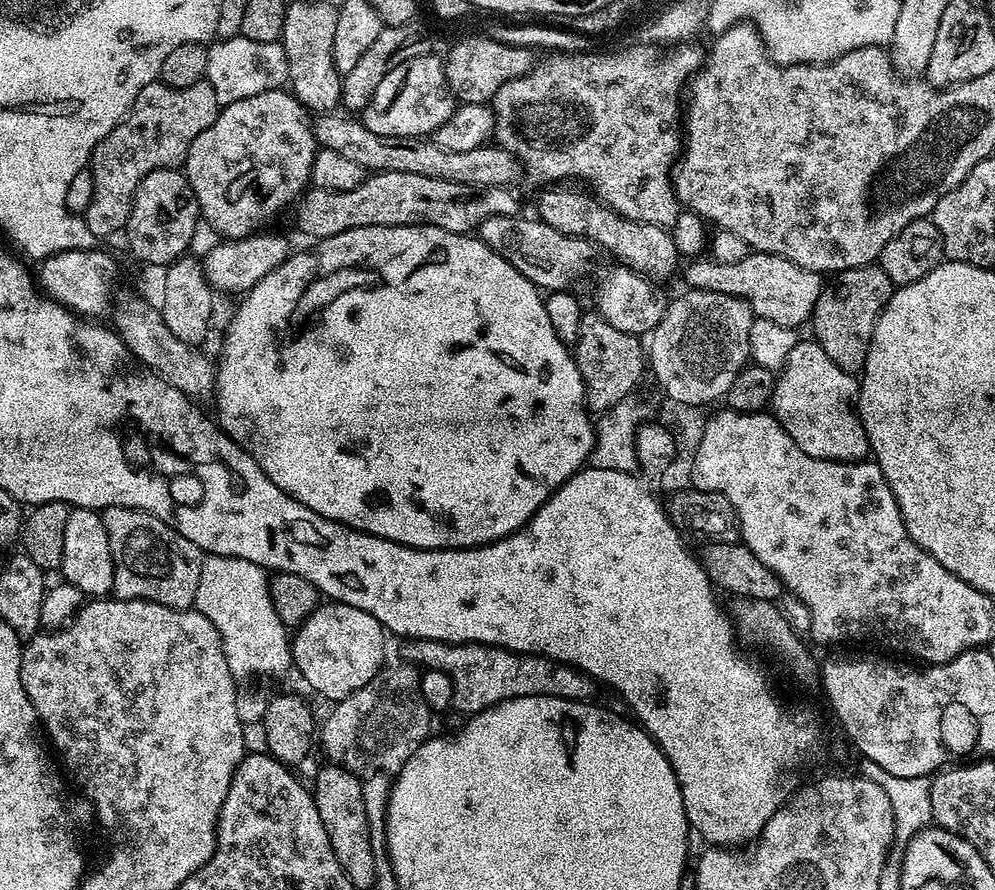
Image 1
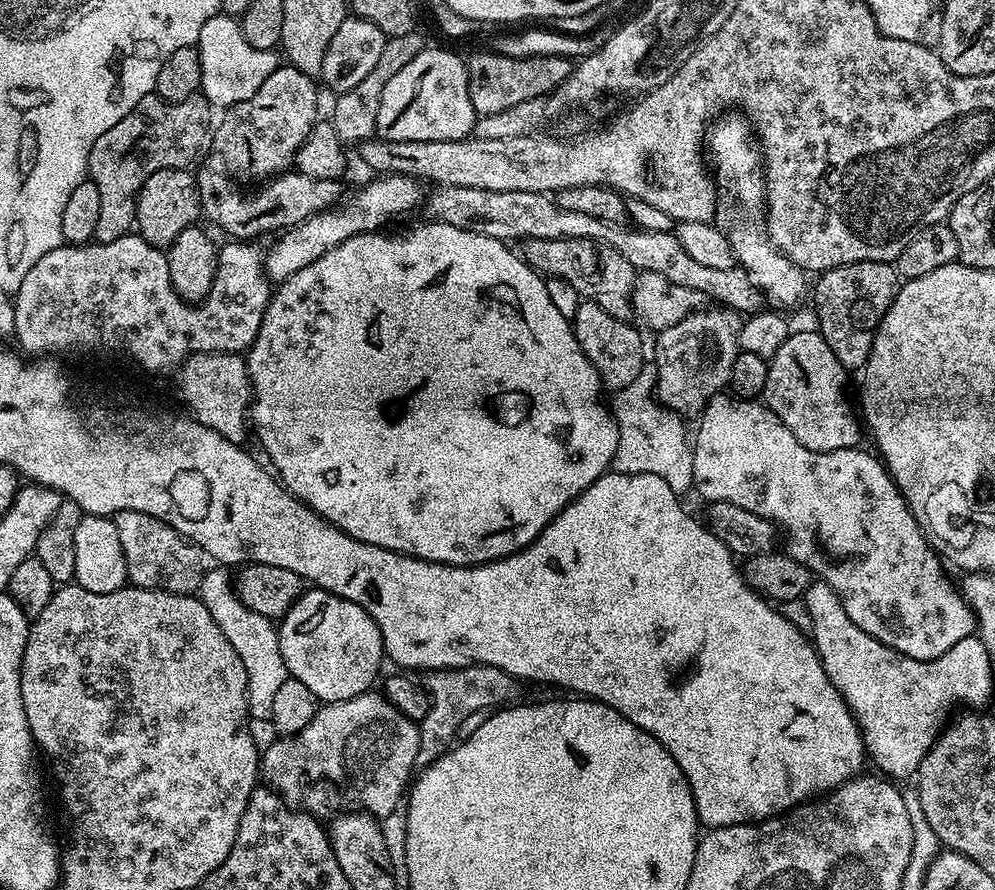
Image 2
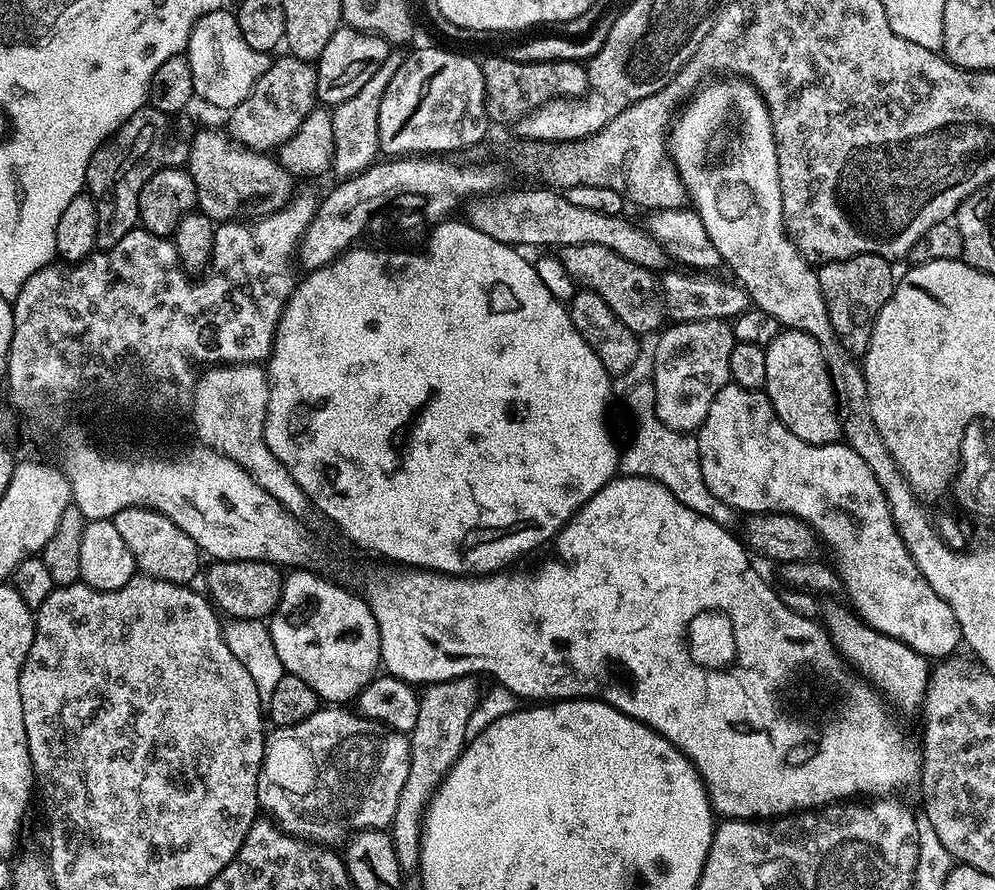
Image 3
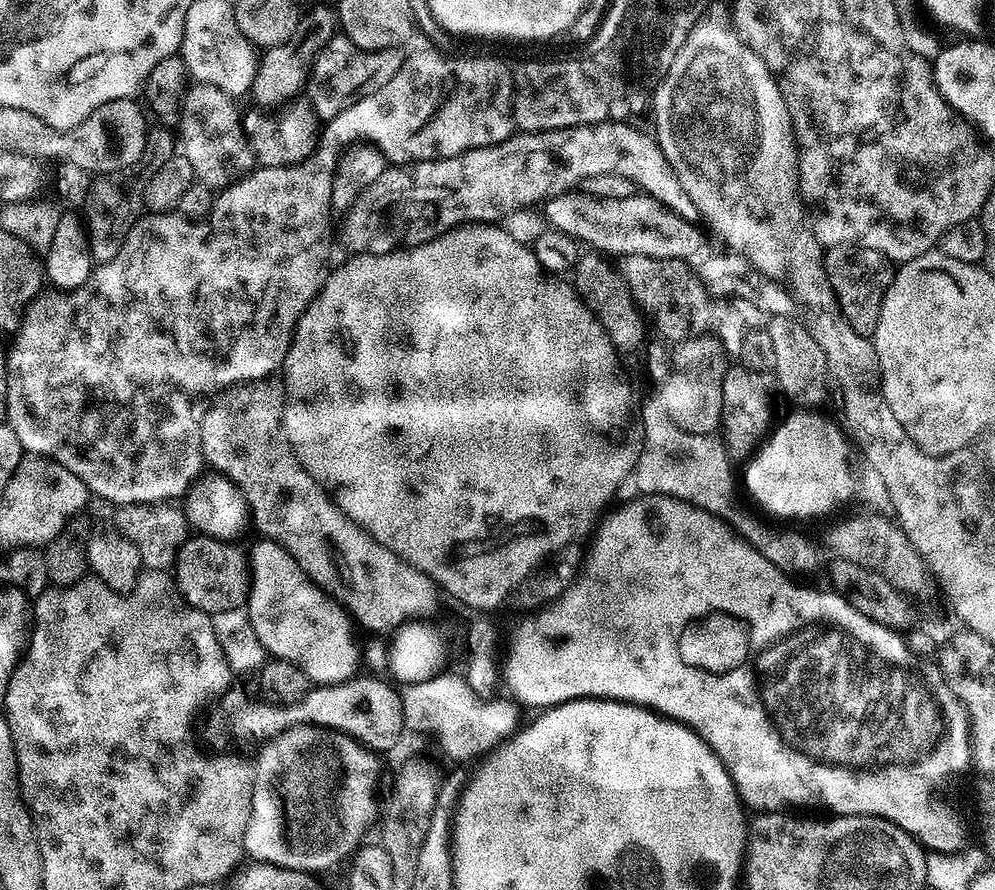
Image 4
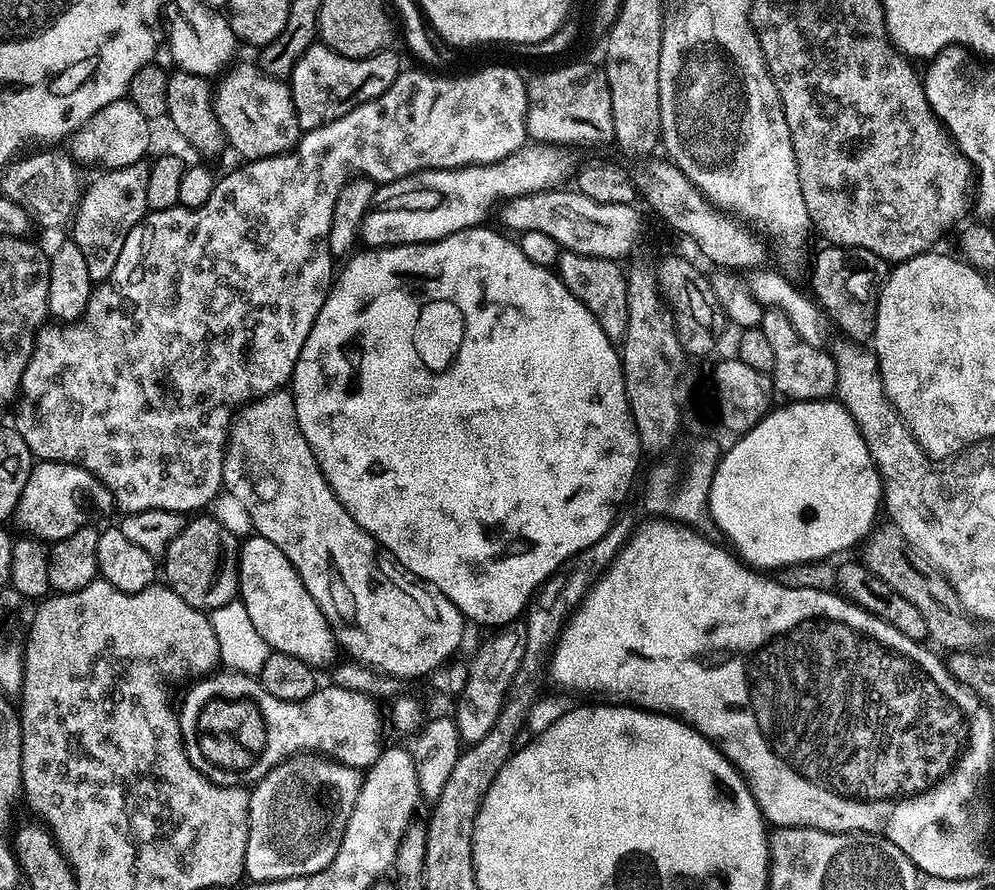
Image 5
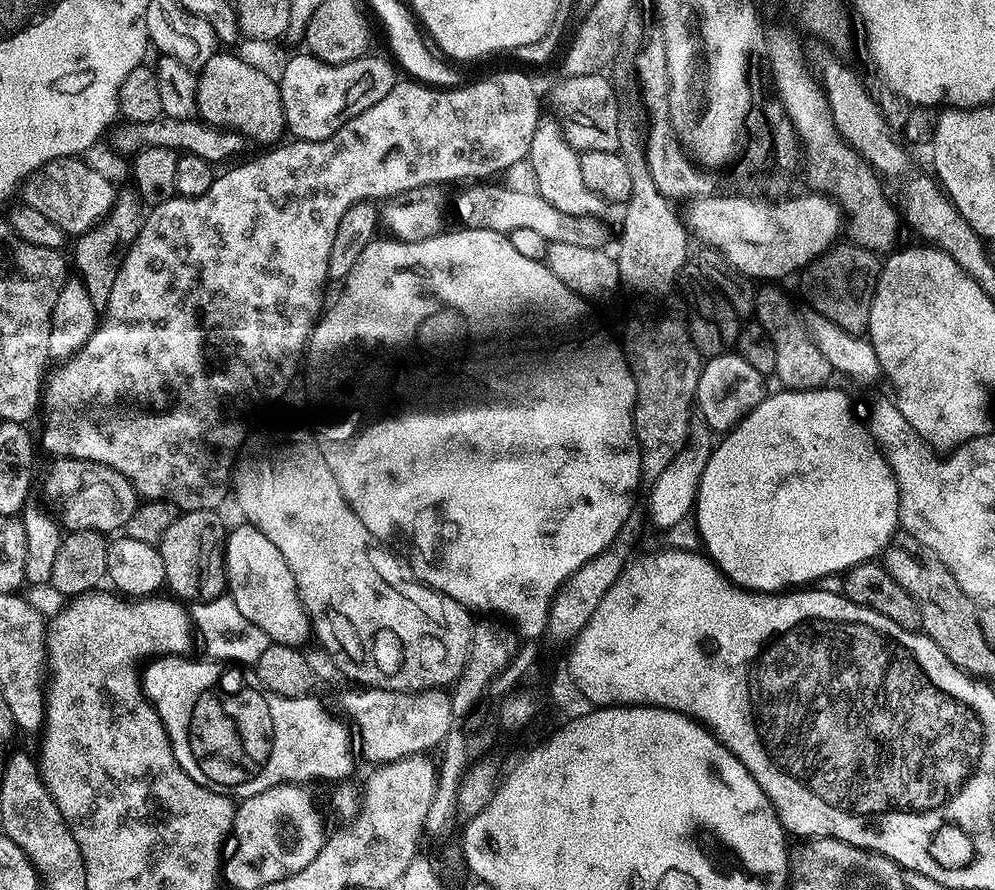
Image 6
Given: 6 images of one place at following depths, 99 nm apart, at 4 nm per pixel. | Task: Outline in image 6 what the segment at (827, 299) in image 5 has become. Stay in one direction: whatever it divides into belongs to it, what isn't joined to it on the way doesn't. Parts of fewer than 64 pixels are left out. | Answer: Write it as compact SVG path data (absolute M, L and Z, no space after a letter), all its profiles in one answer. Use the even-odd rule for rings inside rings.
M840 242L803 269L799 277L800 288L804 291L812 312L830 318L830 322L842 326L842 330L859 336L868 331L872 295L880 277L881 267L882 260L877 253L868 248L859 248L851 242Z

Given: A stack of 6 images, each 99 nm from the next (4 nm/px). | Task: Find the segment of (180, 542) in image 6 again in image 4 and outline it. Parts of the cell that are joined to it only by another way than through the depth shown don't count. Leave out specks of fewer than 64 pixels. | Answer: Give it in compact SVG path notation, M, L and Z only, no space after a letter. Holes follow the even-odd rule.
M203 534L189 535L180 548L174 565L174 579L186 603L203 612L238 610L248 602L250 589L250 560L239 548L239 543L216 540L213 536Z

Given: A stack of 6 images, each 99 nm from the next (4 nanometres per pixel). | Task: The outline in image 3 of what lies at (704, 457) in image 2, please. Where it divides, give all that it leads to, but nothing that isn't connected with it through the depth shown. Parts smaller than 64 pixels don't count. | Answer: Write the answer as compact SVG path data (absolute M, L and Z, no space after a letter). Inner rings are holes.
M731 382L726 386L722 386L722 390L718 390L714 402L710 402L710 410L706 414L704 424L695 433L695 438L698 442L702 478L710 490L710 494L714 494L714 498L726 502L737 513L788 512L791 516L796 516L798 519L807 522L812 528L815 528L819 539L821 541L826 540L832 546L832 552L836 555L837 562L840 563L840 566L838 565L838 573L843 580L843 591L846 593L846 596L852 599L855 605L852 605L855 613L863 623L870 625L874 630L886 634L890 638L894 638L898 642L902 642L906 646L910 646L922 658L933 658L932 656L936 656L935 658L947 658L959 649L956 647L961 647L962 637L960 635L958 622L954 618L954 610L950 610L948 603L942 598L938 598L938 594L934 594L930 582L926 582L926 578L918 570L918 566L914 562L911 554L906 550L906 546L902 542L892 522L890 508L886 502L886 498L882 494L882 488L878 486L878 480L874 478L874 474L870 468L866 466L866 462L862 462L862 458L858 458L858 454L854 454L854 450L849 444L843 442L837 442L835 444L811 444L810 442L802 442L802 438L790 434L790 430L787 426L780 421L767 392L758 388L743 388Z

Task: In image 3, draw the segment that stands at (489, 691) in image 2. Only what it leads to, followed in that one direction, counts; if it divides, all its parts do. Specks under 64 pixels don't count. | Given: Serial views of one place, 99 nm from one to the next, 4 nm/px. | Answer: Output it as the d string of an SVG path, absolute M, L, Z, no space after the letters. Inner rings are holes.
M457 676L454 680L443 680L441 684L429 684L423 689L418 706L418 722L408 741L408 773L406 786L398 798L398 810L390 825L394 852L398 857L401 873L417 871L420 865L420 837L424 835L424 817L432 795L438 790L456 759L464 751L467 739L467 720L476 707L477 681L470 676Z

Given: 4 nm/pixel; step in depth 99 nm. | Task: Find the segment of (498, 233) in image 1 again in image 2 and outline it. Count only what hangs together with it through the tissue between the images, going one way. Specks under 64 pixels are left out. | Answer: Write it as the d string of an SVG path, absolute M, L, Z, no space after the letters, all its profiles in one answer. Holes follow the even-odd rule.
M534 238L523 241L522 248L524 261L541 276L570 282L581 298L593 300L614 318L633 319L633 288L638 273L609 244L590 238Z

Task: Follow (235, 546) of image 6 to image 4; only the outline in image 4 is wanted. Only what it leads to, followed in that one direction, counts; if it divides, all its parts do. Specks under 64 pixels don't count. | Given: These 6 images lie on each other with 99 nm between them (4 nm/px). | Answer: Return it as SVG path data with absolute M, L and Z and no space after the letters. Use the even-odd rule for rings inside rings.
M267 538L257 541L252 552L250 548L250 589L246 609L250 625L265 653L298 666L316 686L341 684L353 679L360 664L360 648L356 645L357 629L352 617L305 574L281 544Z

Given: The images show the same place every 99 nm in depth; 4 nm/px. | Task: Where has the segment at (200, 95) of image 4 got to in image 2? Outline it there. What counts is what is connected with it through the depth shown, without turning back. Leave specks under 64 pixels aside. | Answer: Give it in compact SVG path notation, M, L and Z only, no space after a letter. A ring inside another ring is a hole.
M219 167L204 168L195 173L196 185L200 191L200 210L209 216L228 238L245 242L260 238L266 232L280 234L298 226L306 218L334 208L345 195L346 188L340 180L330 178L309 178L295 170L280 173L261 183L257 192L243 192L241 185Z

